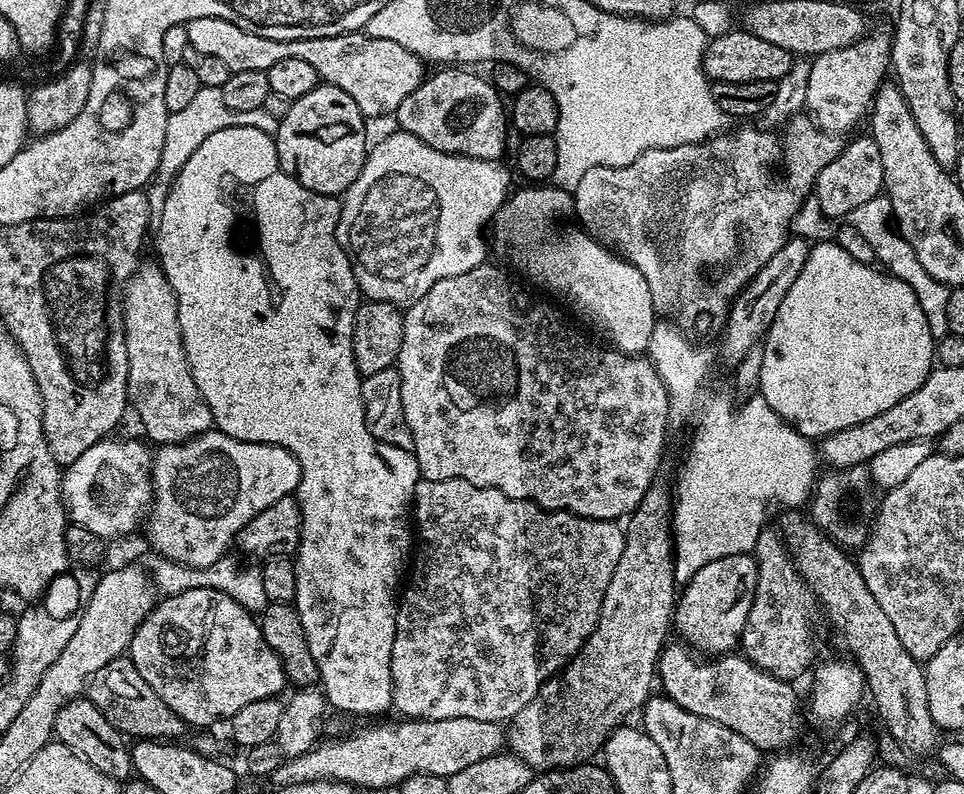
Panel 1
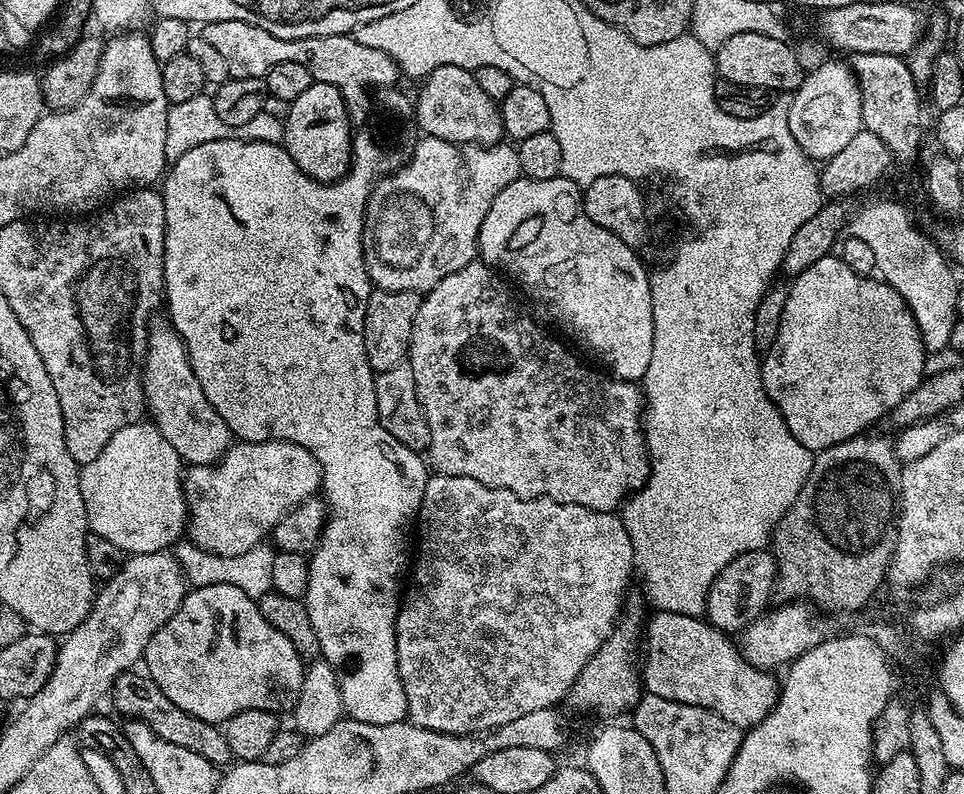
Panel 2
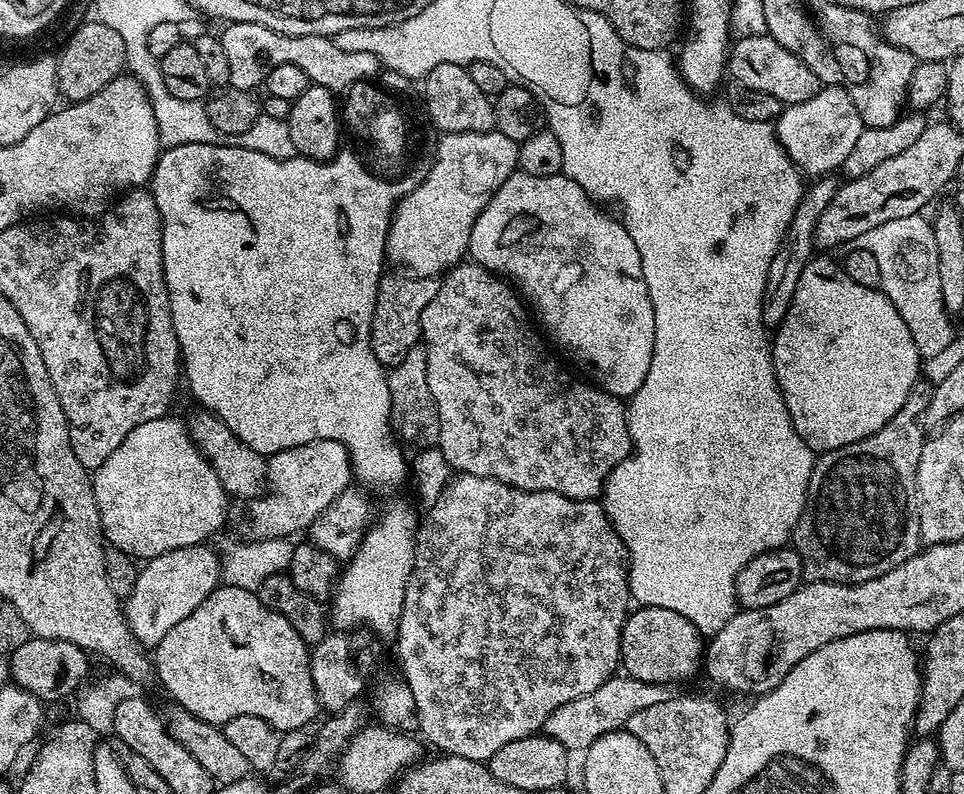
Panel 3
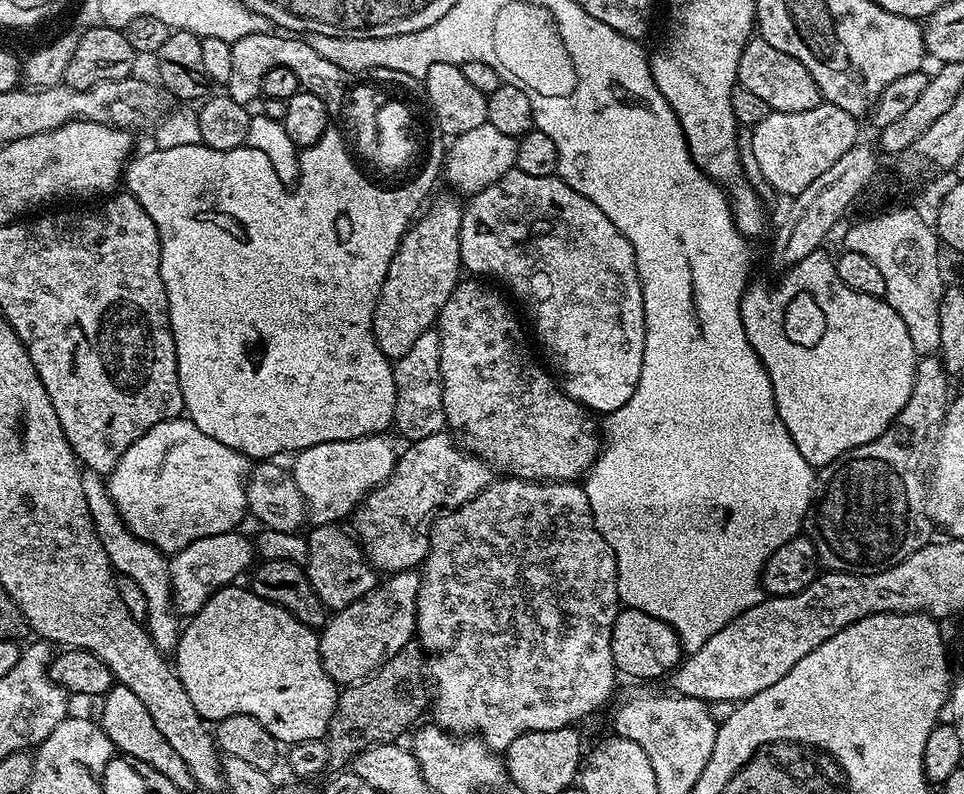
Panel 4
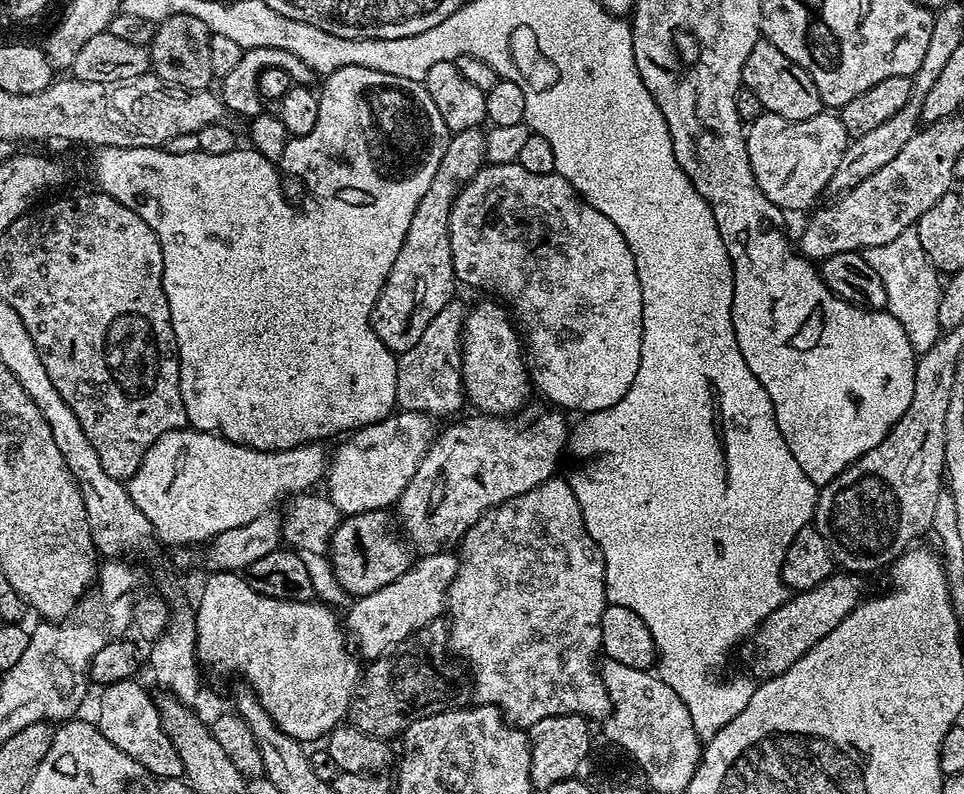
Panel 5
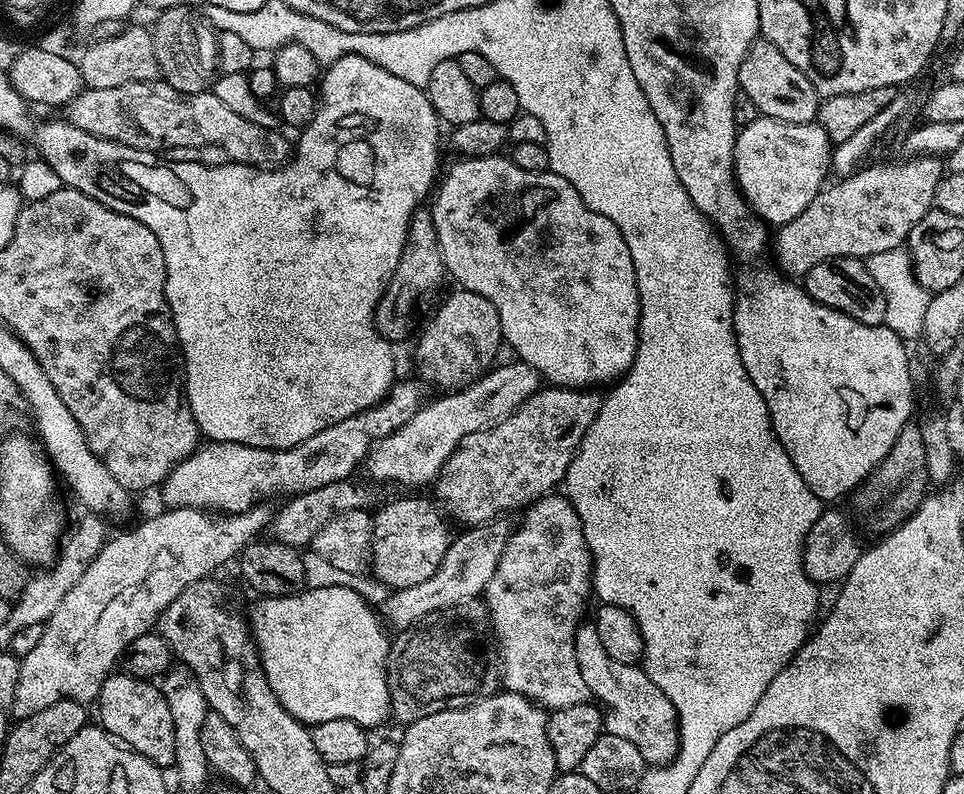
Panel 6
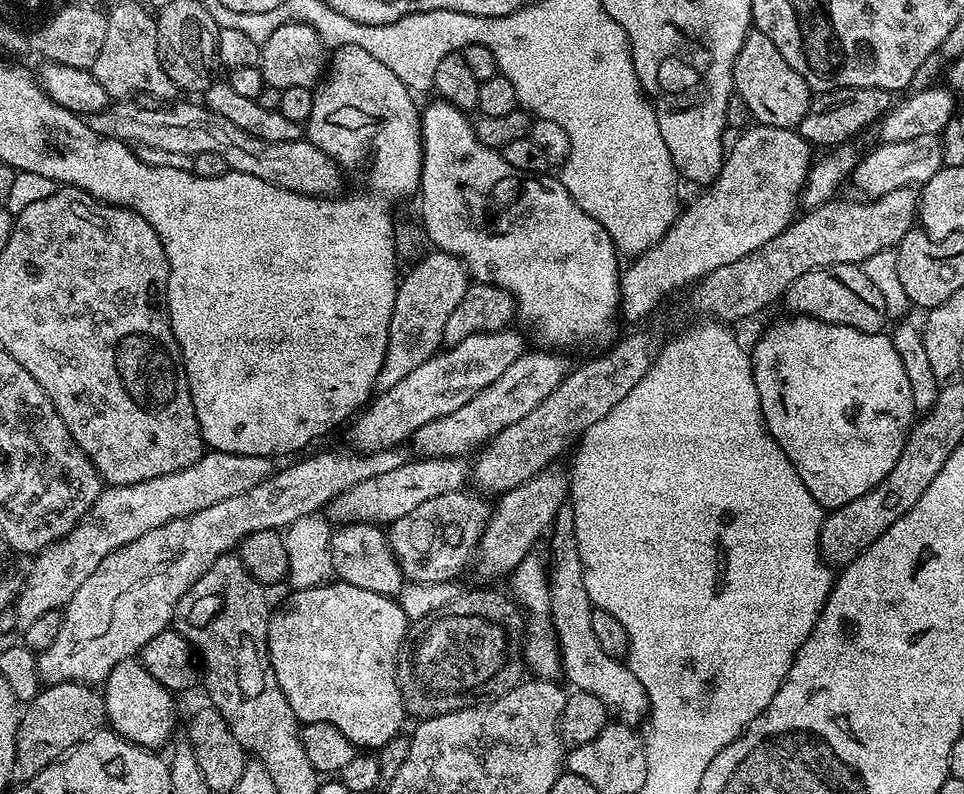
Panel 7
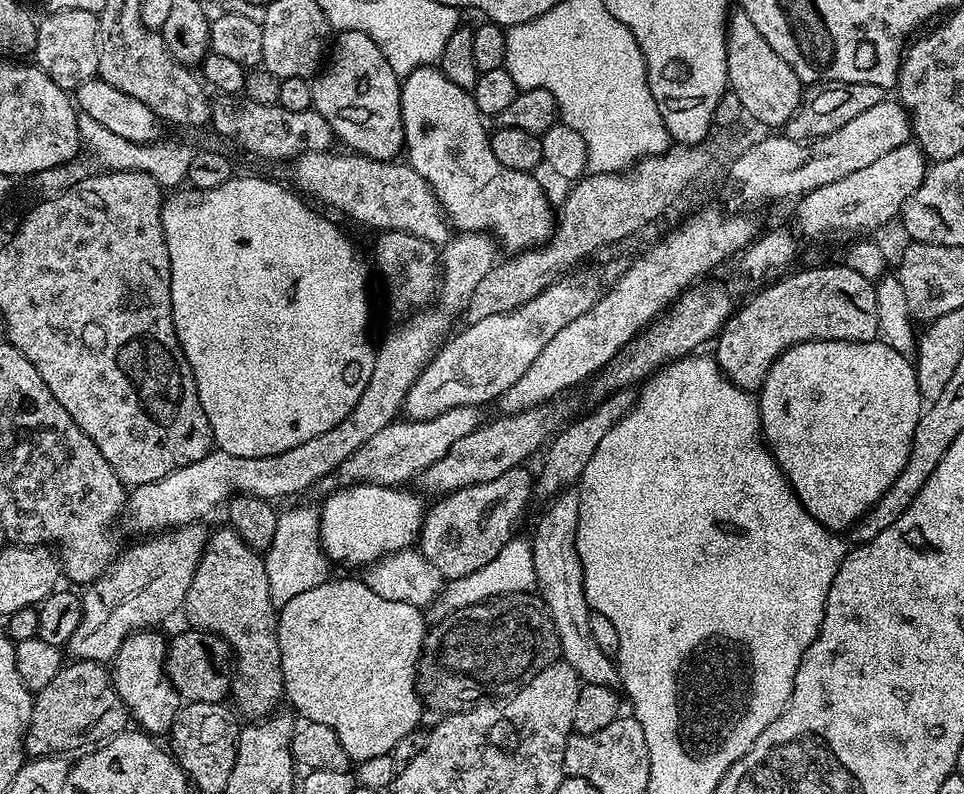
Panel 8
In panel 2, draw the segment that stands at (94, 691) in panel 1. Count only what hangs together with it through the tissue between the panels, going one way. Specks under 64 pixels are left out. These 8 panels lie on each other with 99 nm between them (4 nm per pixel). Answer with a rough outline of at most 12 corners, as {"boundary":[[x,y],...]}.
{"boundary":[[147,674],[116,679],[121,717],[211,764],[233,759],[223,727],[162,694]]}

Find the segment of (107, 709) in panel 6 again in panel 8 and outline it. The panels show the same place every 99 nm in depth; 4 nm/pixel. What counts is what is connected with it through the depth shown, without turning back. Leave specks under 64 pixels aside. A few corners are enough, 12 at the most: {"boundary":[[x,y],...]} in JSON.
{"boundary":[[137,630],[110,661],[139,731],[168,734],[182,701],[168,640]]}

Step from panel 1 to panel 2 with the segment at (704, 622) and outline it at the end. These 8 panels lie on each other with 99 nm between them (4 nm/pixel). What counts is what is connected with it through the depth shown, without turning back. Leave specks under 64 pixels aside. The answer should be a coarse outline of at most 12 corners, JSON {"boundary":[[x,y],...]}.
{"boundary":[[740,552],[714,578],[706,619],[743,633],[773,599],[776,560]]}

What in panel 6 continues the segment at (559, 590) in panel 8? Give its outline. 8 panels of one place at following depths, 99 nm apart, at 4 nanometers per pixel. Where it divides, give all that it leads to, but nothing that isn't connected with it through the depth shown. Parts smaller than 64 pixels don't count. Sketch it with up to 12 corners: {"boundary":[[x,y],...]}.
{"boundary":[[595,623],[576,629],[603,731],[634,742],[645,765],[680,748],[670,698],[643,667],[614,662]]}

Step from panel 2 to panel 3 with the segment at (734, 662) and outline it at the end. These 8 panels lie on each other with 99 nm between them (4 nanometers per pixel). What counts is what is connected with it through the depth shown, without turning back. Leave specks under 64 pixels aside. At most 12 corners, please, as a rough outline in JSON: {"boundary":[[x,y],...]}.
{"boundary":[[675,610],[629,611],[623,671],[677,686],[701,671],[705,637]]}

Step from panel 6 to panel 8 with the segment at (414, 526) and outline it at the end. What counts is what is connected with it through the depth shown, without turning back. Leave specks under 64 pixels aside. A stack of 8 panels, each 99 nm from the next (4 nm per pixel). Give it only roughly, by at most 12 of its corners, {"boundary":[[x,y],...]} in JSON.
{"boundary":[[527,467],[441,495],[418,551],[445,581],[482,570],[534,496]]}

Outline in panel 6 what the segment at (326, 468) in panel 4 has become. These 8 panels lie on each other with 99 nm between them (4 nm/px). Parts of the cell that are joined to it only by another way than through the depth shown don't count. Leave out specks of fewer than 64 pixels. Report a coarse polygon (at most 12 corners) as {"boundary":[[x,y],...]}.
{"boundary":[[493,367],[421,406],[368,451],[367,479],[431,485],[465,438],[541,387]]}

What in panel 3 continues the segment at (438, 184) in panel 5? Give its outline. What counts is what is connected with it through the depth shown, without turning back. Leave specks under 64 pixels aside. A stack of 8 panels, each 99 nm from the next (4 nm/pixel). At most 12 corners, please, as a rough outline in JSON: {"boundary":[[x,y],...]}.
{"boundary":[[381,276],[370,326],[388,370],[421,343],[431,276]]}

